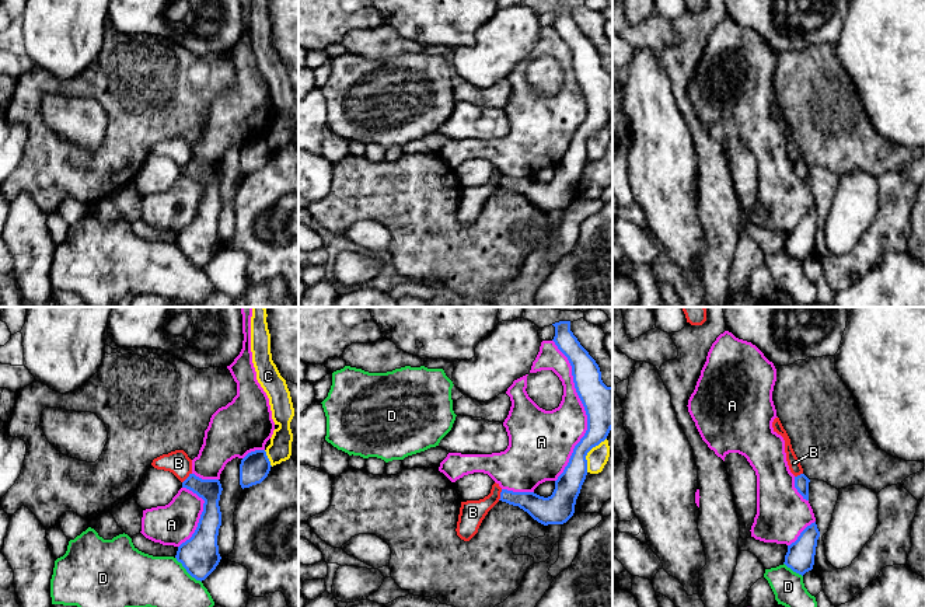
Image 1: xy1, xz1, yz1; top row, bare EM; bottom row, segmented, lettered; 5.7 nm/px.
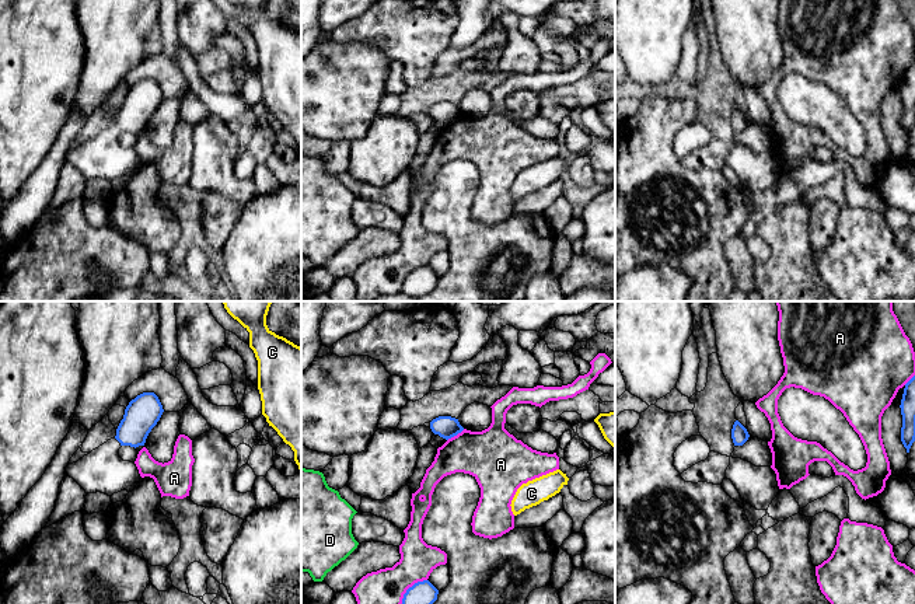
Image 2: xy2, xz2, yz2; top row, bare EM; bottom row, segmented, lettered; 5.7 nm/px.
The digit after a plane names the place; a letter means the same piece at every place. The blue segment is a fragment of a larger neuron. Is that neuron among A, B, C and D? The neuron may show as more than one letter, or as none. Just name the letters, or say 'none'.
none

